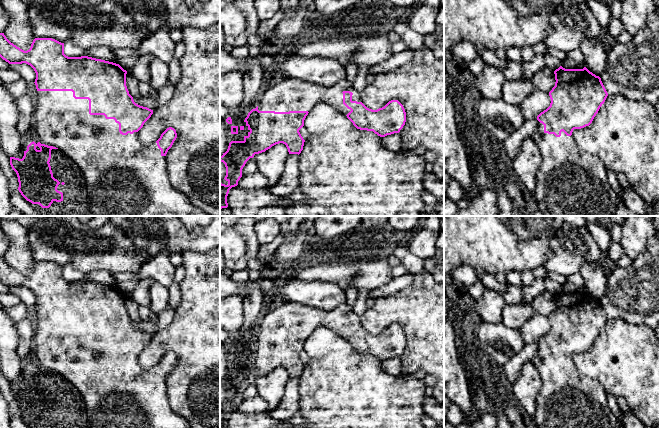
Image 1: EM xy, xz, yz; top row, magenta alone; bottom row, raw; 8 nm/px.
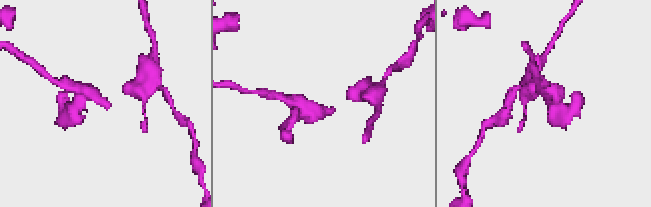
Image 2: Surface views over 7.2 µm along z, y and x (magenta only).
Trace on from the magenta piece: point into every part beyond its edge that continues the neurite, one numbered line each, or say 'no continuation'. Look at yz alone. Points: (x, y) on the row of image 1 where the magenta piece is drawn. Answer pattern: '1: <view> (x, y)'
1: yz (569, 182)

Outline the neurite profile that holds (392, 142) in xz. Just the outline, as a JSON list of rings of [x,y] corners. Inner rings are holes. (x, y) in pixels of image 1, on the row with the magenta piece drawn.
[[[394,133],[385,137],[381,137],[381,144],[385,149],[389,151],[398,152],[402,149],[401,137],[399,133]]]

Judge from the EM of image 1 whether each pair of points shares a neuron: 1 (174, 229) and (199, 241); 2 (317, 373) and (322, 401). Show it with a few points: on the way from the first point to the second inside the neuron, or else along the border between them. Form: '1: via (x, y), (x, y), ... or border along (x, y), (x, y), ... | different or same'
1: via (180, 235), (184, 239), (193, 239) | same
2: via (322, 380), (322, 394) | same

